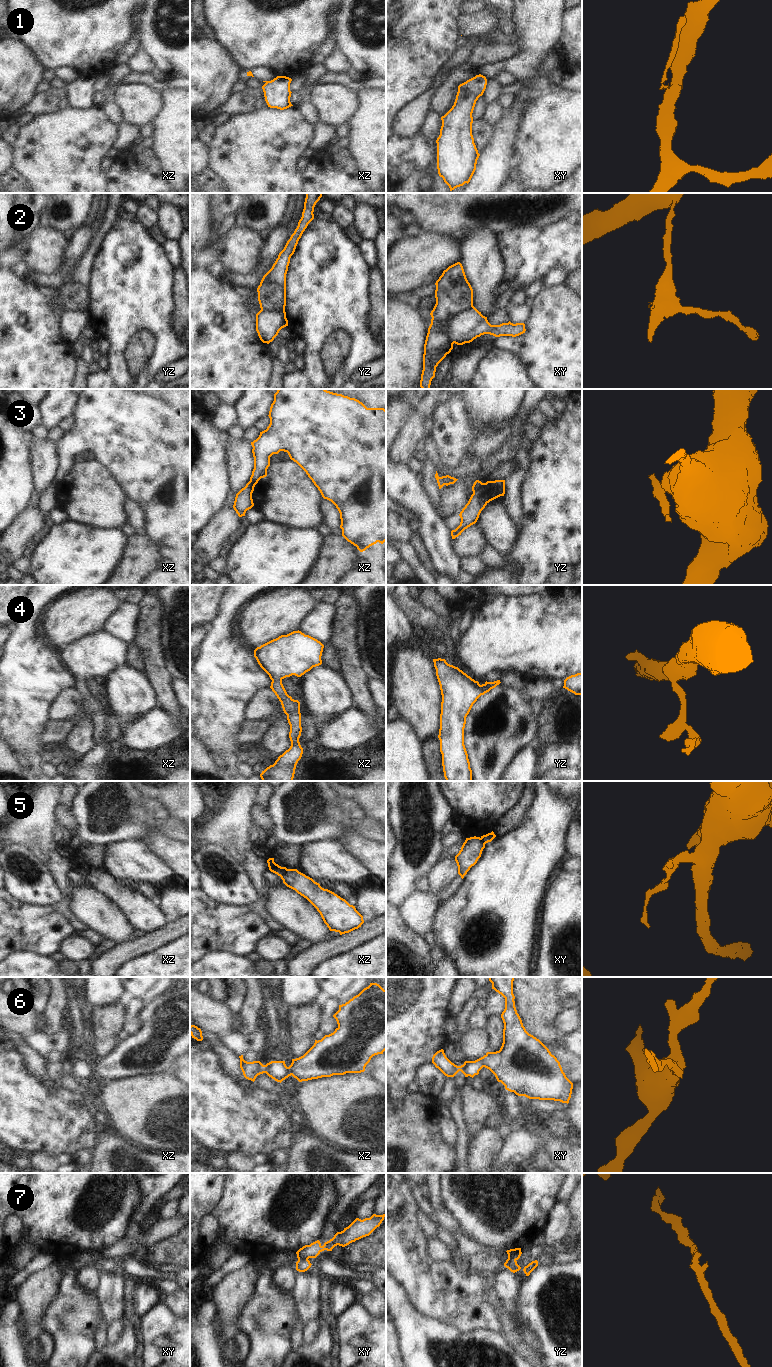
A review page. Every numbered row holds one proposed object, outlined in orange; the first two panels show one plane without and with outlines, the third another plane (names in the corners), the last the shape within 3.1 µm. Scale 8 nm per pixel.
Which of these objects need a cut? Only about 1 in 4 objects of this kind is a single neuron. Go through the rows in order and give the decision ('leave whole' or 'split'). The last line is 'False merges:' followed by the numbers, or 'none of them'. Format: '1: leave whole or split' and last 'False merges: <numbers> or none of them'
1: split
2: split
3: split
4: leave whole
5: split
6: leave whole
7: split
False merges: 1, 2, 3, 5, 7

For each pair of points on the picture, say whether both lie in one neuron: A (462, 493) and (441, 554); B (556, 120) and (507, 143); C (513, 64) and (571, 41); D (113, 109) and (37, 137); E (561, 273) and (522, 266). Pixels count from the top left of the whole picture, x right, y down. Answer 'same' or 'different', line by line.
A: different
B: different
C: different
D: different
E: different

